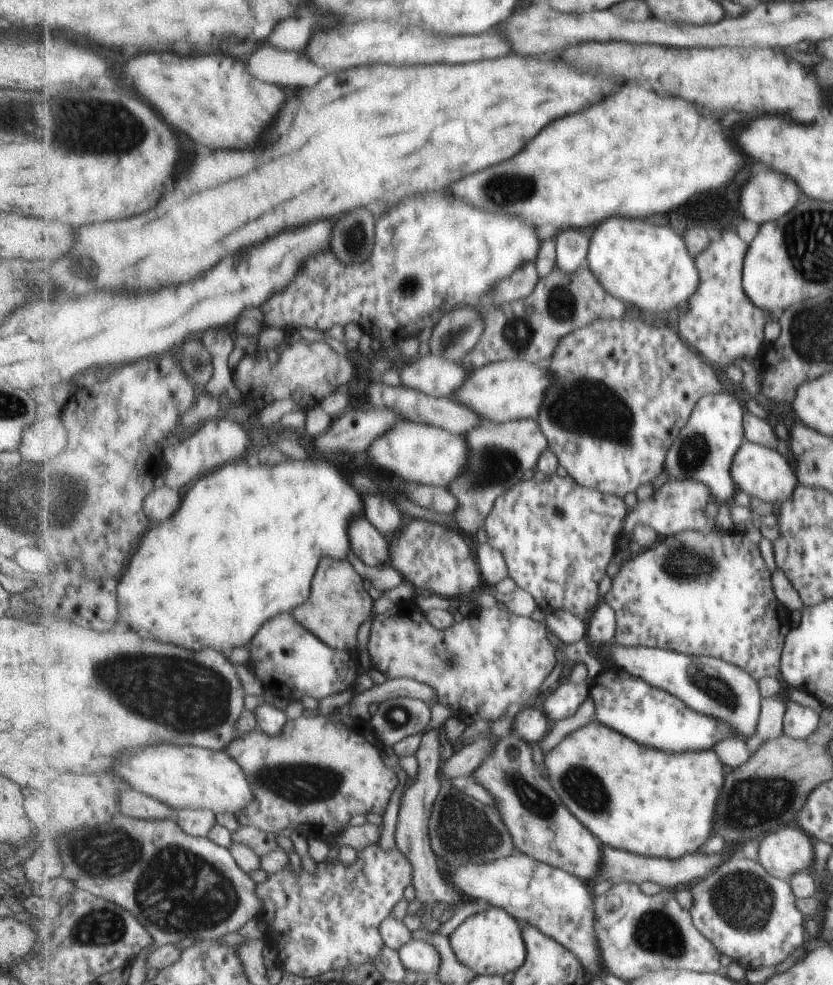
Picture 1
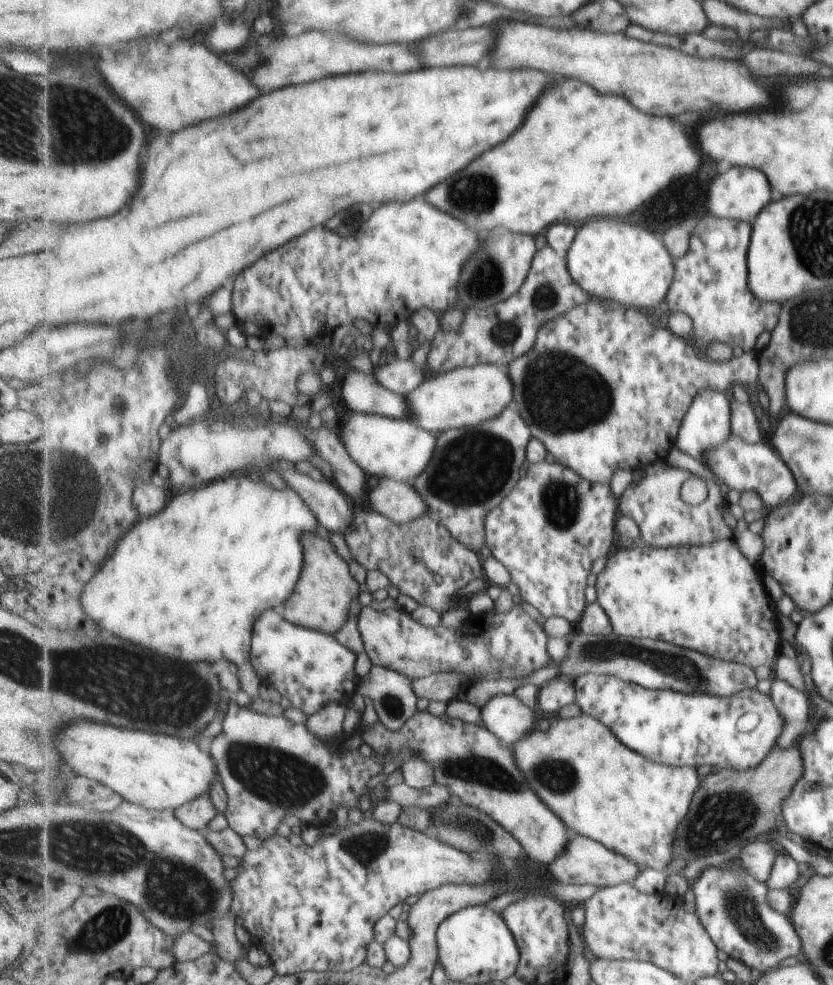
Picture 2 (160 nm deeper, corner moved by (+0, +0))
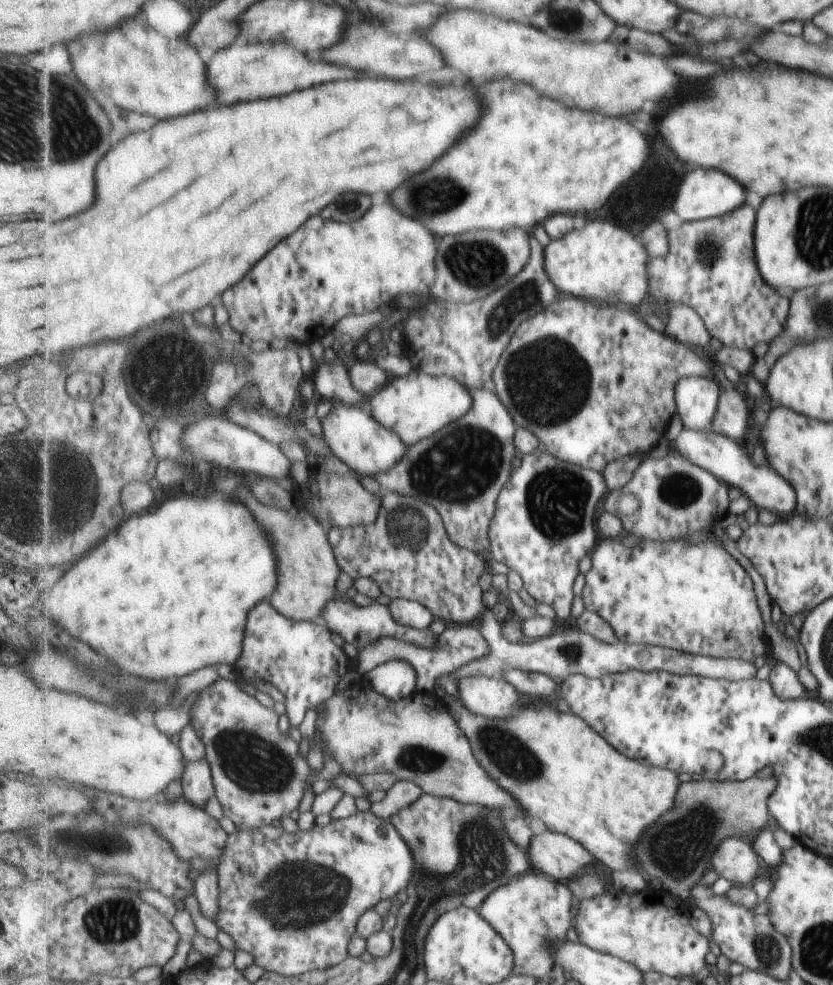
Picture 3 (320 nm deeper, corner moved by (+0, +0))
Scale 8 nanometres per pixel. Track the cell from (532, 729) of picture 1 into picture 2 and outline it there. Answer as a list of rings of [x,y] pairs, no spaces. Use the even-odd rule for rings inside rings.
[[[514,693],[491,697],[481,708],[481,719],[485,727],[509,747],[535,729],[533,710],[519,701]]]

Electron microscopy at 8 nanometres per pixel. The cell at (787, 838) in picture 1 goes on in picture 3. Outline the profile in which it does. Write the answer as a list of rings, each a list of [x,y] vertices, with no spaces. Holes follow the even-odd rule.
[[[739,837],[725,840],[717,852],[713,852],[709,863],[717,876],[728,880],[733,886],[749,886],[762,866],[751,845],[745,844]]]

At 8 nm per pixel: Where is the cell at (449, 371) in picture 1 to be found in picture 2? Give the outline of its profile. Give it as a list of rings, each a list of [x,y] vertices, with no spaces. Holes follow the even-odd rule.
[[[396,359],[391,363],[377,364],[373,370],[373,375],[381,386],[402,395],[423,384],[429,374],[431,372],[426,366],[411,364],[408,359],[406,361]]]

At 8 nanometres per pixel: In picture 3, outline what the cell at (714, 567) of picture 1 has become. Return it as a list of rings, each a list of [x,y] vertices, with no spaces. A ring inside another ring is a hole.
[[[606,537],[601,540],[601,546],[596,549],[596,552],[593,552],[593,557],[590,558],[592,569],[586,574],[586,585],[582,592],[587,609],[607,620],[607,623],[614,629],[617,638],[629,642],[629,644],[658,645],[715,659],[735,659],[749,661],[750,663],[753,663],[756,657],[761,657],[759,654],[763,654],[767,650],[765,626],[763,626],[755,594],[753,594],[753,584],[751,584],[747,572],[735,562],[735,558],[731,554],[727,554],[723,550],[721,545],[717,546],[717,544],[709,541],[706,541],[705,546],[703,546],[703,544],[683,544],[683,540],[673,540],[673,542],[651,542],[651,540],[645,540],[641,541],[643,542],[641,546],[635,545],[635,550],[633,550],[633,548],[627,548],[621,541],[621,538]]]

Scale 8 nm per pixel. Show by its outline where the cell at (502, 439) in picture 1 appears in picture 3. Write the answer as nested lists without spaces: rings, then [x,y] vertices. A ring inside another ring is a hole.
[[[492,387],[473,388],[472,392],[476,403],[473,404],[473,410],[465,418],[443,428],[437,432],[437,436],[431,436],[411,446],[409,456],[405,456],[405,460],[401,460],[397,468],[391,468],[389,472],[383,472],[377,476],[376,481],[382,491],[417,498],[435,507],[444,520],[449,537],[457,545],[484,555],[492,544],[489,529],[493,518],[497,515],[497,502],[500,500],[501,492],[513,476],[511,464],[513,464],[513,456],[517,454],[515,440],[519,428],[508,406],[500,400]]]

